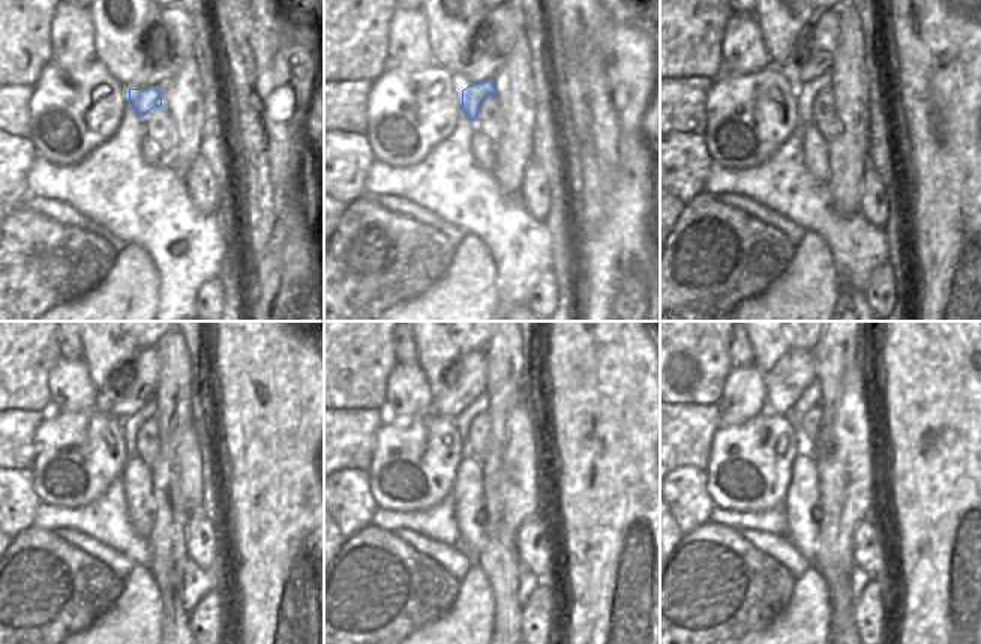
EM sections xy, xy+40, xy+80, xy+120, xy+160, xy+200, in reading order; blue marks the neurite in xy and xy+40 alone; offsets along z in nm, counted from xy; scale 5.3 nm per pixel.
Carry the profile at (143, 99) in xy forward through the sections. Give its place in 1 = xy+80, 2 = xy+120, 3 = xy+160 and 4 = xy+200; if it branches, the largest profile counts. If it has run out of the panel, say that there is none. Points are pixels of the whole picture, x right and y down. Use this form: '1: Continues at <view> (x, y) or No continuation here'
1: Continues at xy+80 (804, 101)
2: Continues at xy+120 (129, 433)
3: Continues at xy+160 (467, 452)
4: Continues at xy+200 (804, 445).

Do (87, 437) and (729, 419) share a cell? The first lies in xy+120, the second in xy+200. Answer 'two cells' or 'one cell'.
two cells

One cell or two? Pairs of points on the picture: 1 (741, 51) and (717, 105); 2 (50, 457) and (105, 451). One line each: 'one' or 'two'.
1: two
2: one

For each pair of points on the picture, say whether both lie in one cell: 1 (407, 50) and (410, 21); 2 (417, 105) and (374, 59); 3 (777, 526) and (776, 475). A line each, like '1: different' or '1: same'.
1: same
2: different
3: different

